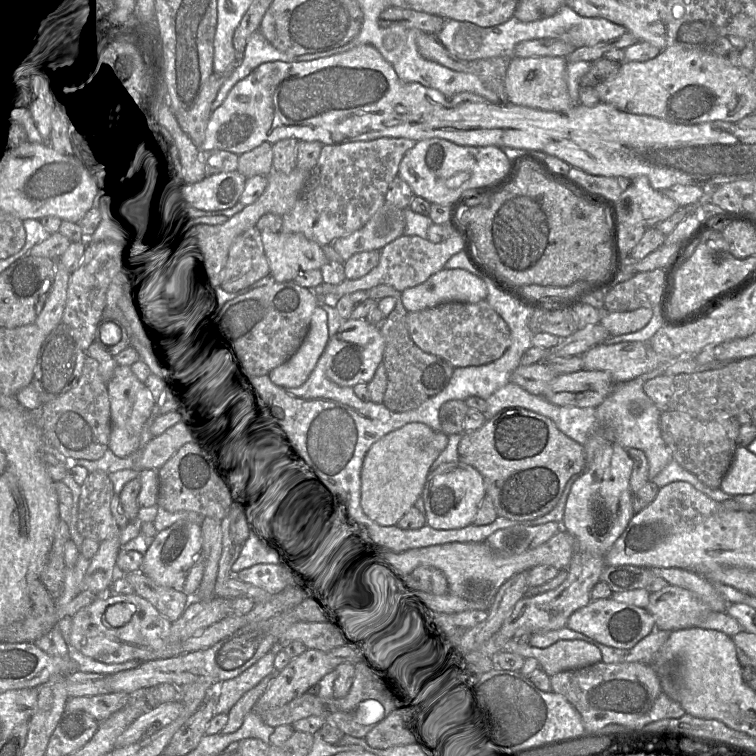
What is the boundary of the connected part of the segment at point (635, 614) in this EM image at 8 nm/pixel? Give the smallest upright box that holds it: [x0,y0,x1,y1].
[566,597,655,649]

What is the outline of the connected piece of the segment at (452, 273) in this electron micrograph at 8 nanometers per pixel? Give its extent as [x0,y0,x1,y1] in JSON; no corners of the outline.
[402,268,488,312]

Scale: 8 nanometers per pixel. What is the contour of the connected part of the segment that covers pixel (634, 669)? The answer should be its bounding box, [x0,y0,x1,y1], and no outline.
[550,662,685,733]

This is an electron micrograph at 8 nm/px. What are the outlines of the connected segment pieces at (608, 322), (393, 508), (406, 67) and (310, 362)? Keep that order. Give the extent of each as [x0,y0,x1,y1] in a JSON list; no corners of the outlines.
[[600,308,653,336],[360,422,438,525],[393,29,500,104],[267,305,328,386]]

